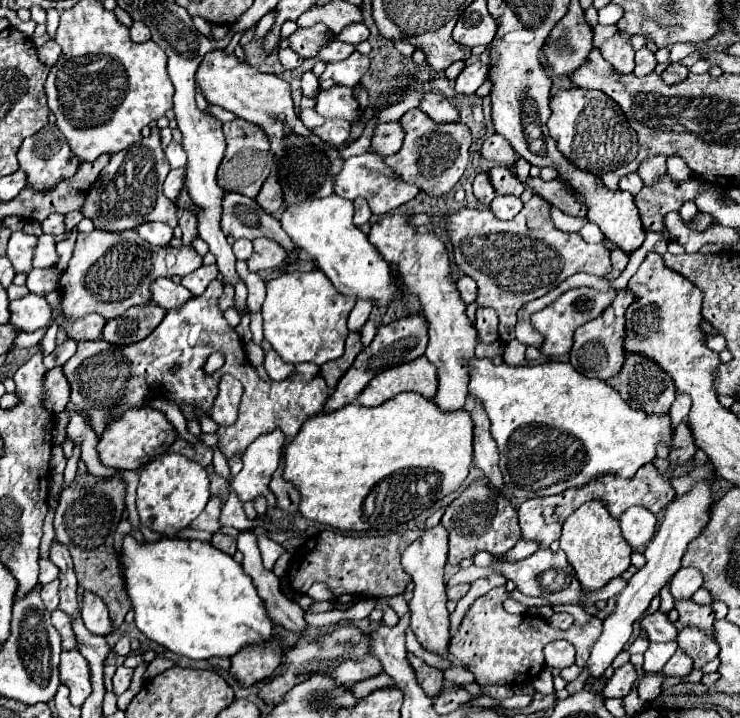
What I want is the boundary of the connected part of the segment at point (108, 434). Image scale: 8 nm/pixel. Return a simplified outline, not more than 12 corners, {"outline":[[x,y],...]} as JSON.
{"outline":[[152,407],[126,411],[98,441],[100,461],[138,471],[176,441]]}

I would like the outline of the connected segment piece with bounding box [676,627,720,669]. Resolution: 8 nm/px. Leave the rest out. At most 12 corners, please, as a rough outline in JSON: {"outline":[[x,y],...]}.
{"outline":[[696,627],[678,633],[678,647],[702,669],[718,657],[718,643]]}

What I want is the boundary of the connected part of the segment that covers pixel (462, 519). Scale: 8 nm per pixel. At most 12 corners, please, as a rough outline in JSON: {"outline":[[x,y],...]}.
{"outline":[[484,483],[446,507],[448,563],[504,555],[520,539],[516,509]]}

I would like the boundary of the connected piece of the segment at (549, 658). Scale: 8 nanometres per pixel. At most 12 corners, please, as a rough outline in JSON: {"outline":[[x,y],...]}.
{"outline":[[566,640],[548,643],[545,664],[570,667],[575,649]]}

